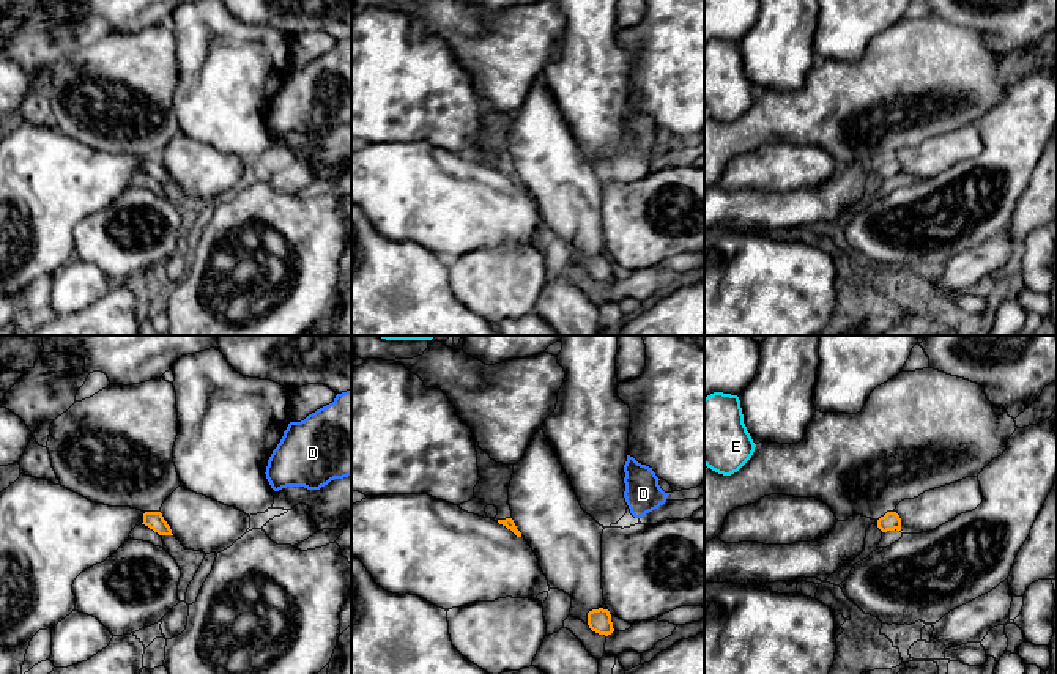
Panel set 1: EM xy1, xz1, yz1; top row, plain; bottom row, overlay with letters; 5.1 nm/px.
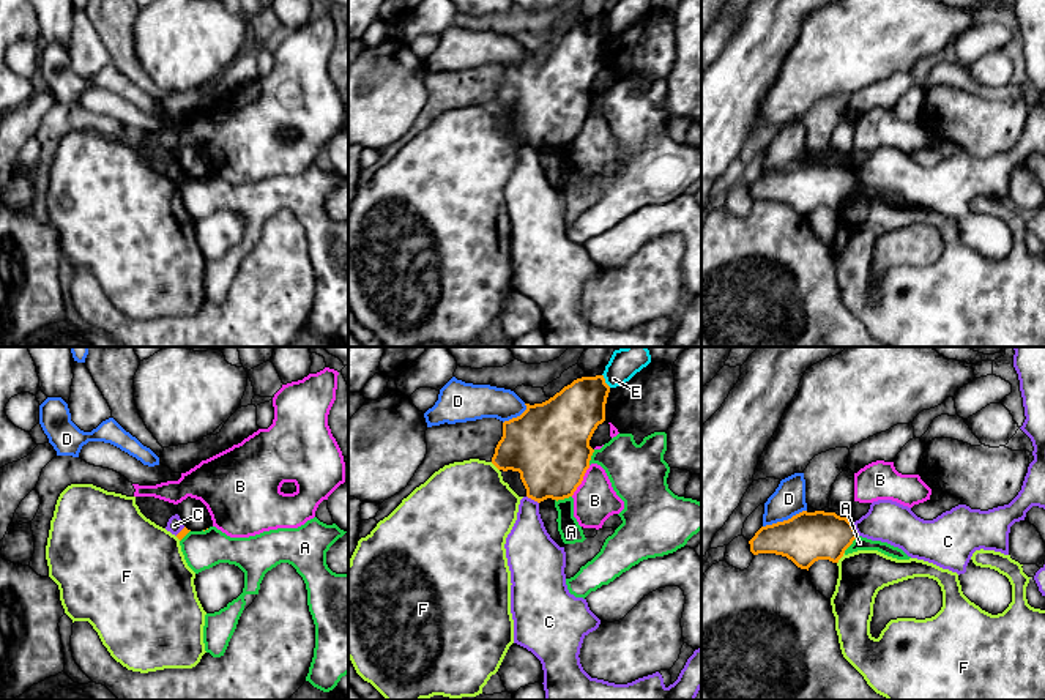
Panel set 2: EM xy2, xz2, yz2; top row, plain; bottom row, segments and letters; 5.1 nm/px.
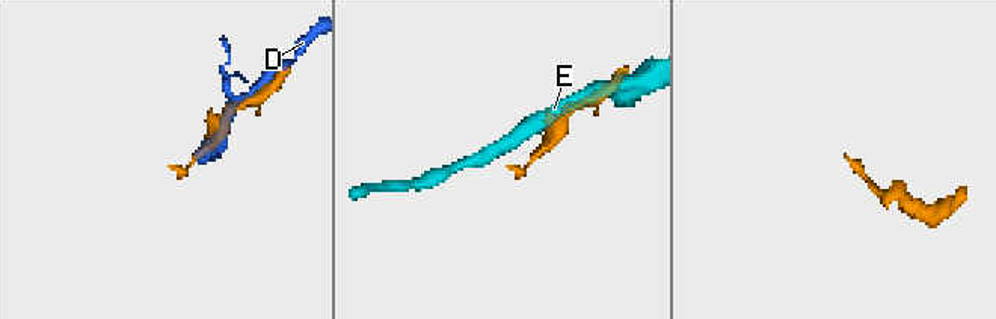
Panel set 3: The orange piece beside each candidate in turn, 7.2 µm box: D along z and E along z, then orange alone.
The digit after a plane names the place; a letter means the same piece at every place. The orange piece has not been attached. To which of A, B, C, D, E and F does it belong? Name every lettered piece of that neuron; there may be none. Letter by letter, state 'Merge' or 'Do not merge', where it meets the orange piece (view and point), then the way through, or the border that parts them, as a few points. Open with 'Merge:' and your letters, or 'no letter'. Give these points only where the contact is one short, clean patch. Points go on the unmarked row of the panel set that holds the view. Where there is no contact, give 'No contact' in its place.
Merge: no letter
A: Do not merge. Touches orange at xz2 (563, 145)
B: Do not merge. Touches orange at xz2 (582, 126)
C: Do not merge. Touches orange at xz2 (533, 145). Boundary: xz2 (527, 142), (538, 150)
D: Do not merge. Touches orange at yz2 (784, 167)
E: Do not merge. Touches orange at xz2 (604, 27). Boundary: xz2 (602, 21), (610, 33)
F: Do not merge. Touches orange at yz2 (840, 204)

